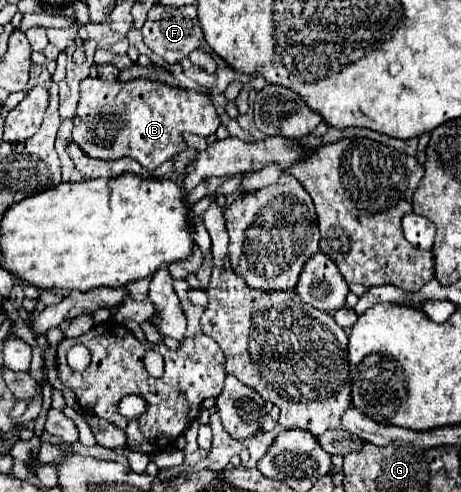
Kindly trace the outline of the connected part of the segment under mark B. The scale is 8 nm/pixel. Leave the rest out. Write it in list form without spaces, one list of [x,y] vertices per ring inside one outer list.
[[[87,77],[81,83],[81,99],[75,113],[73,141],[89,157],[105,161],[131,157],[139,161],[143,169],[153,173],[167,159],[181,153],[181,145],[185,145],[185,131],[207,137],[215,133],[219,125],[221,119],[211,99],[197,91],[171,87],[153,79],[103,83],[99,79]]]

